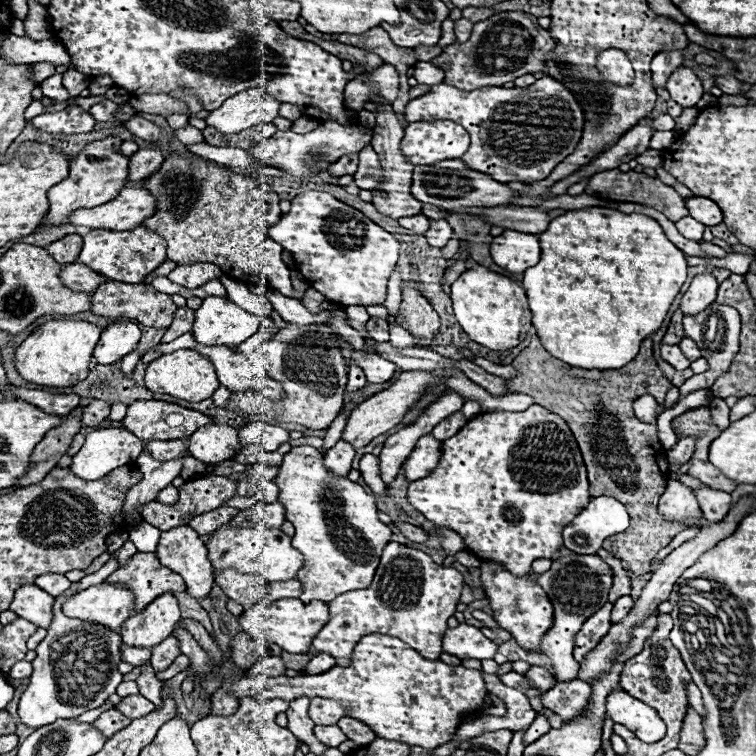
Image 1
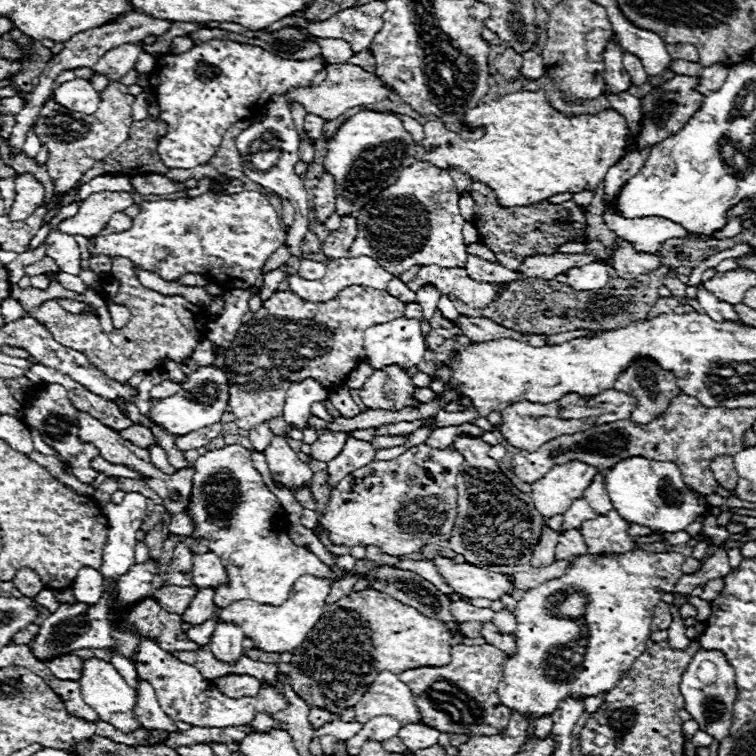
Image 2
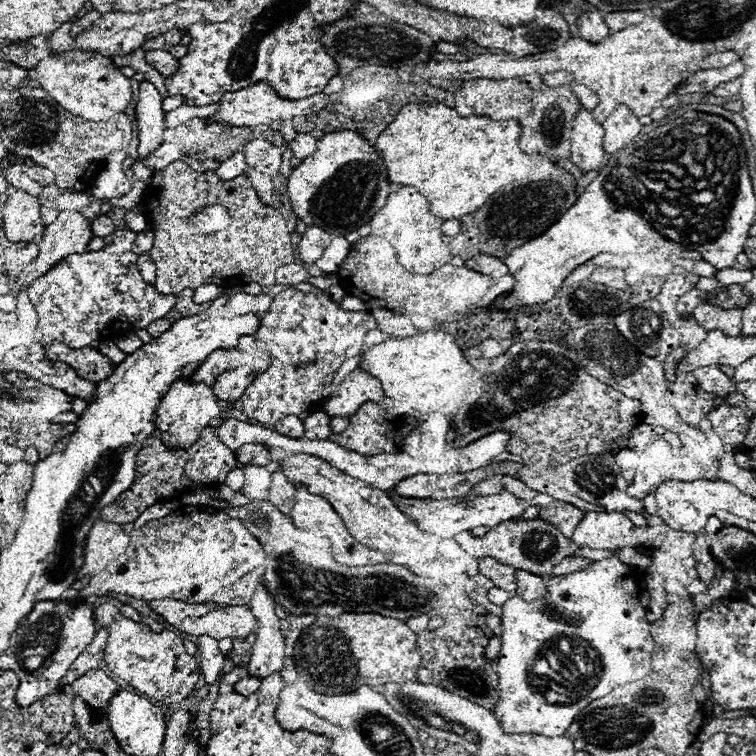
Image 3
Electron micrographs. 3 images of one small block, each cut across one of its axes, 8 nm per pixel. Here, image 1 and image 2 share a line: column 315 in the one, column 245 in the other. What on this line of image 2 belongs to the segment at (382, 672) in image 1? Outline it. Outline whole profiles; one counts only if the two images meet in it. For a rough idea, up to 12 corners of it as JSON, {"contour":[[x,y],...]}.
{"contour":[[228,674],[214,680],[230,698],[256,696],[260,680]]}

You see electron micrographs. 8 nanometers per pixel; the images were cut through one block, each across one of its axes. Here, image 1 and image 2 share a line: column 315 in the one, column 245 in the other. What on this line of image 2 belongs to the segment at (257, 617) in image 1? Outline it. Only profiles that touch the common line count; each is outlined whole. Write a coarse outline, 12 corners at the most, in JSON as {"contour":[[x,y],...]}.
{"contour":[[300,576],[284,604],[216,612],[256,650],[290,652],[320,620],[330,580]]}

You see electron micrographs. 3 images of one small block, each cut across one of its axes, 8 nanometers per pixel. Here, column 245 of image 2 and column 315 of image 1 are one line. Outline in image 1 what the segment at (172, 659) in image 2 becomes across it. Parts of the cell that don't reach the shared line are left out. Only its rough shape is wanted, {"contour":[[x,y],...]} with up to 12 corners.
{"contour":[[312,698],[308,712],[314,724],[332,726],[346,716],[344,706]]}

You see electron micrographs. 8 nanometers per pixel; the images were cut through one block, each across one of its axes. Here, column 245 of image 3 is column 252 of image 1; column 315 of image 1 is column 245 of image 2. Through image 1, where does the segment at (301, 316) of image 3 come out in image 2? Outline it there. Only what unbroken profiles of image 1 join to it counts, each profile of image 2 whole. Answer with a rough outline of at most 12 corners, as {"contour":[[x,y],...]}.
{"contour":[[386,290],[274,292],[224,360],[244,430],[296,380],[342,386],[364,330],[404,316]]}

